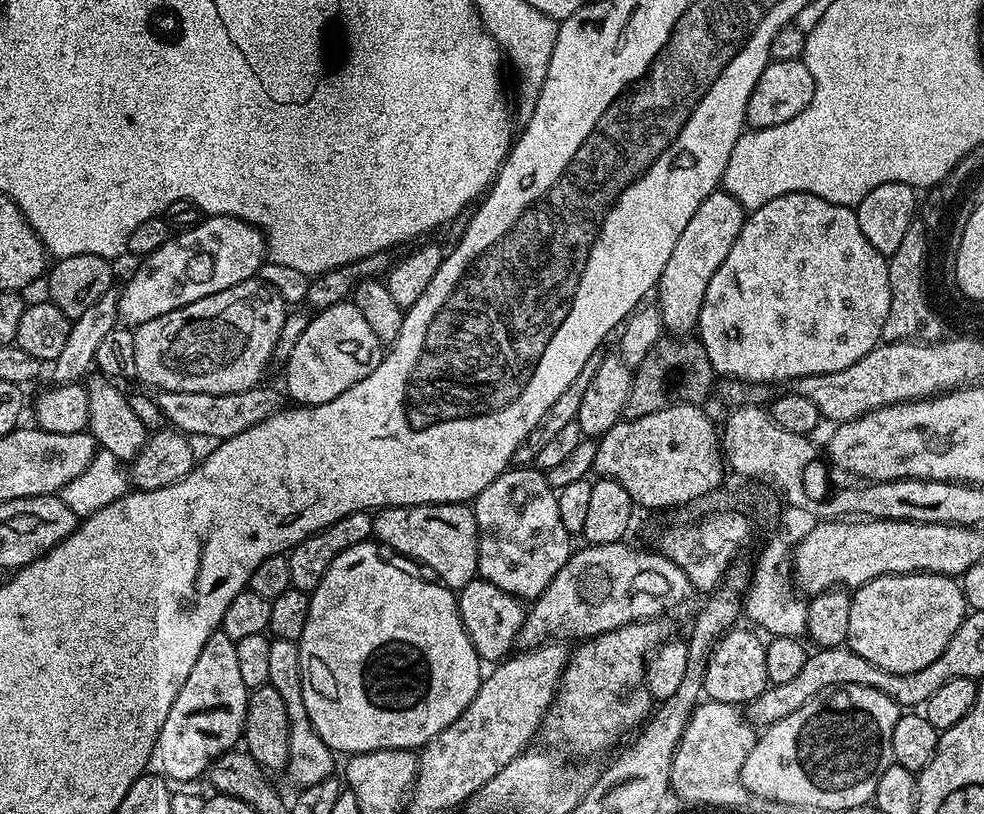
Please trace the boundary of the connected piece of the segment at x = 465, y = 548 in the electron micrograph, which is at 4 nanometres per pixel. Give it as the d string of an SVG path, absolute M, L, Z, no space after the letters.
M467 503L407 504L401 508L381 508L372 517L372 536L385 549L393 548L425 564L433 572L431 575L446 588L459 590L477 579L480 531L476 515Z

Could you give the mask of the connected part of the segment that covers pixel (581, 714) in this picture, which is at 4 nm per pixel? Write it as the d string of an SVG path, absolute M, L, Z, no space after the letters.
M663 619L646 620L638 624L627 624L618 630L610 630L601 636L583 641L580 649L573 651L560 676L560 686L556 696L544 716L543 735L557 740L560 744L569 744L576 752L604 752L612 748L635 724L641 725L649 719L654 701L646 679L646 661L666 639Z

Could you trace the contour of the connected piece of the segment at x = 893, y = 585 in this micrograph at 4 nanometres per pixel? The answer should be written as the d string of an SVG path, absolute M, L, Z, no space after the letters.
M933 572L879 576L855 589L851 598L847 648L894 674L914 674L914 670L930 666L946 650L966 615L961 581Z

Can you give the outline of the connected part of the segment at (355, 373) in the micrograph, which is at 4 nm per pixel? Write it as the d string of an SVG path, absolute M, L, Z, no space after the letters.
M350 302L332 305L317 311L311 317L302 333L302 338L294 345L294 350L286 362L288 368L288 392L300 406L321 404L338 398L354 382L362 382L378 366L386 354L380 339L370 330L366 318Z

